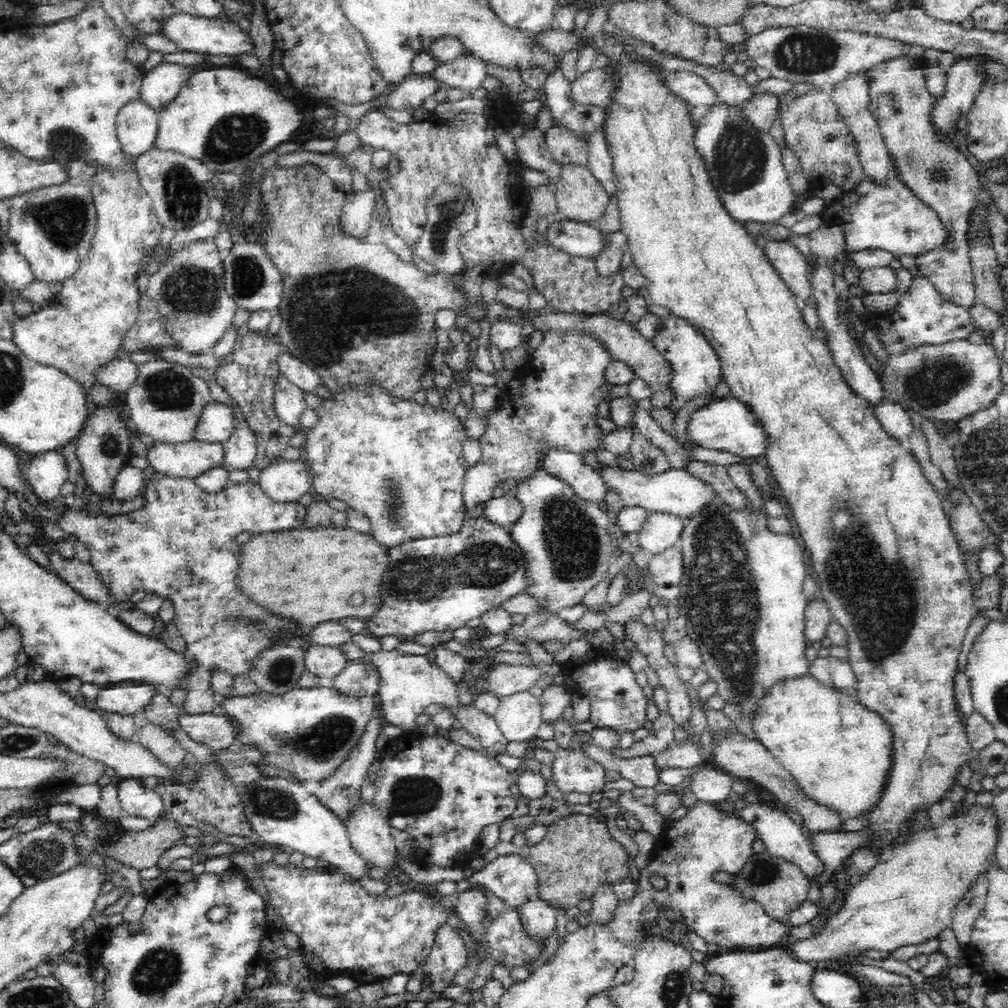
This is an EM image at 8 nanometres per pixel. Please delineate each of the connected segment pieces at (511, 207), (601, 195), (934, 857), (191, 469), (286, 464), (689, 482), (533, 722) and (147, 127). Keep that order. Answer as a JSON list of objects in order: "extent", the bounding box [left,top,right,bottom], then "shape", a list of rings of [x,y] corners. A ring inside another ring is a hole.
[{"extent":[355,109,625,315],"shape":[[[371,109],[359,119],[360,124],[358,124],[358,128],[356,128],[355,133],[358,135],[360,144],[370,144],[370,146],[374,146],[375,149],[380,148],[387,150],[388,152],[390,152],[391,156],[394,157],[394,159],[398,159],[400,162],[400,170],[398,170],[398,174],[389,178],[389,188],[385,192],[386,206],[388,207],[388,211],[390,211],[390,223],[392,223],[392,228],[394,229],[396,236],[398,237],[398,239],[402,239],[409,248],[412,248],[412,246],[414,246],[414,244],[418,242],[423,234],[423,231],[425,230],[425,225],[427,224],[428,220],[427,205],[433,198],[434,192],[440,186],[443,186],[443,184],[454,184],[456,187],[460,187],[464,189],[464,191],[468,192],[468,196],[470,197],[470,199],[474,199],[474,205],[476,205],[478,209],[477,226],[472,231],[467,232],[461,239],[465,269],[476,268],[476,266],[478,266],[478,268],[482,270],[482,276],[484,276],[484,278],[497,279],[502,274],[507,272],[509,268],[512,268],[512,266],[520,264],[522,268],[526,268],[526,270],[528,270],[529,274],[532,274],[531,278],[534,279],[533,286],[534,288],[536,288],[536,290],[538,290],[538,292],[540,292],[540,294],[542,294],[542,296],[544,296],[544,299],[546,299],[547,301],[547,305],[552,307],[552,309],[554,311],[557,311],[558,313],[586,313],[589,315],[596,315],[603,313],[604,311],[609,311],[611,305],[616,302],[623,302],[622,288],[624,288],[625,282],[620,272],[612,273],[608,276],[602,276],[602,273],[598,272],[597,259],[594,258],[594,256],[574,256],[568,254],[567,252],[560,251],[552,246],[548,246],[548,244],[539,244],[538,242],[536,244],[529,244],[525,240],[523,231],[521,229],[523,228],[523,220],[524,218],[526,218],[526,212],[529,208],[528,198],[522,198],[522,196],[526,194],[526,188],[524,184],[522,184],[517,171],[512,169],[510,162],[504,156],[504,153],[500,151],[500,148],[498,148],[496,137],[497,132],[494,132],[494,129],[491,129],[490,126],[488,126],[488,122],[486,121],[486,117],[483,115],[483,113],[478,114],[462,112],[462,114],[458,114],[458,116],[451,116],[451,118],[448,120],[441,119],[434,121],[428,118],[419,122],[411,121],[407,124],[399,124],[387,117],[382,110]]]},{"extent":[554,164,609,224],"shape":[[[562,164],[554,191],[559,211],[570,220],[596,224],[605,214],[609,195],[588,166]]]},{"extent":[787,805,997,963],"shape":[[[974,805],[970,814],[944,820],[942,826],[918,832],[904,844],[892,849],[892,858],[877,863],[846,892],[844,902],[824,918],[818,934],[796,941],[787,949],[805,963],[838,962],[842,958],[865,956],[870,950],[894,952],[900,946],[924,944],[952,925],[953,912],[971,882],[990,866],[997,845],[997,824],[989,806]]]},{"extent":[146,438,226,479],"shape":[[[195,438],[183,444],[161,444],[154,442],[146,456],[149,461],[149,471],[158,471],[166,476],[180,479],[194,479],[204,472],[222,467],[226,458],[222,443],[210,443]]]},{"extent":[259,459,313,502],"shape":[[[300,459],[269,464],[260,470],[259,483],[270,499],[295,502],[313,491],[312,477]]]},{"extent":[598,465,720,519],"shape":[[[621,465],[599,466],[598,471],[604,475],[609,490],[617,492],[622,500],[621,505],[643,507],[649,513],[667,514],[683,519],[690,519],[697,516],[704,508],[709,508],[714,500],[720,501],[717,492],[705,480],[698,478],[694,473],[682,470],[670,469],[660,474],[648,476],[635,469],[625,470]]]},{"extent":[493,692,543,742],"shape":[[[520,692],[499,701],[493,718],[510,742],[526,742],[537,738],[536,733],[543,723],[538,692]]]},{"extent":[117,98,159,157],"shape":[[[136,98],[120,109],[117,116],[117,139],[121,151],[132,157],[154,148],[158,136],[159,111]]]}]

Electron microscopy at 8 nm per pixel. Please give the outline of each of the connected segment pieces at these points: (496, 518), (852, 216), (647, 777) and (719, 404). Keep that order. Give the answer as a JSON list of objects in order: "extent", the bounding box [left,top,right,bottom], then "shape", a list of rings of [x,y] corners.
[{"extent":[483,486,524,529],"shape":[[[516,486],[508,494],[492,497],[483,504],[483,515],[490,522],[511,529],[522,518],[524,507],[516,497]]]},{"extent":[822,172,948,258],"shape":[[[892,172],[886,176],[886,180],[878,183],[865,177],[854,189],[844,192],[842,198],[829,202],[822,215],[827,225],[842,228],[847,243],[847,253],[878,248],[891,252],[895,258],[906,256],[906,254],[918,257],[943,248],[948,239],[948,232],[939,215],[918,196],[915,196],[913,191],[907,188]]]},{"extent":[584,742,660,787],"shape":[[[587,742],[584,752],[592,759],[601,762],[606,770],[614,770],[620,773],[622,779],[631,781],[635,787],[660,787],[654,753],[625,759],[612,754],[610,750],[606,751],[596,746],[593,742]]]},{"extent":[688,394,771,461],"shape":[[[732,394],[711,400],[700,410],[696,410],[692,414],[688,429],[690,429],[690,439],[700,447],[736,454],[747,461],[750,458],[758,460],[759,456],[766,453],[771,442],[770,435],[766,433],[762,421],[754,413],[754,409],[746,404],[746,401],[740,400]]]}]

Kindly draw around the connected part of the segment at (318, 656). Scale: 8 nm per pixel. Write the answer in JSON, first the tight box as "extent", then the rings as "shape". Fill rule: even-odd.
{"extent":[305,644,349,679],"shape":[[[311,644],[305,651],[305,669],[320,678],[338,679],[349,666],[349,657],[340,647]]]}

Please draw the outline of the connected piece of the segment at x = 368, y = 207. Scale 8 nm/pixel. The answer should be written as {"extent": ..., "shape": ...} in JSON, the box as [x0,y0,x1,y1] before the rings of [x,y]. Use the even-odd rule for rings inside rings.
{"extent":[339,188,379,239],"shape":[[[370,188],[364,192],[348,193],[339,218],[342,233],[360,239],[368,232],[379,195],[377,190]]]}

